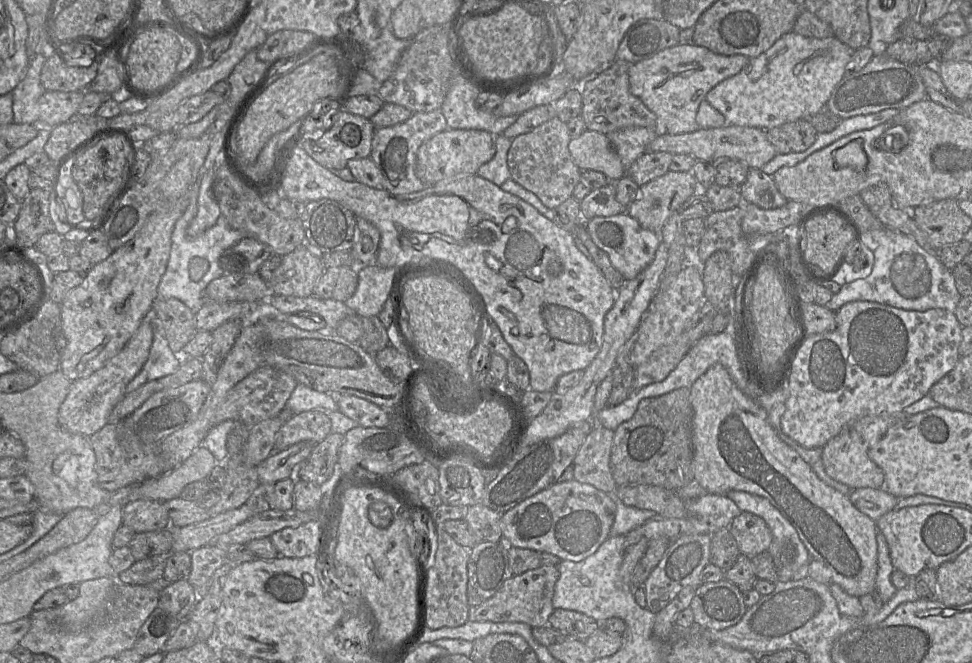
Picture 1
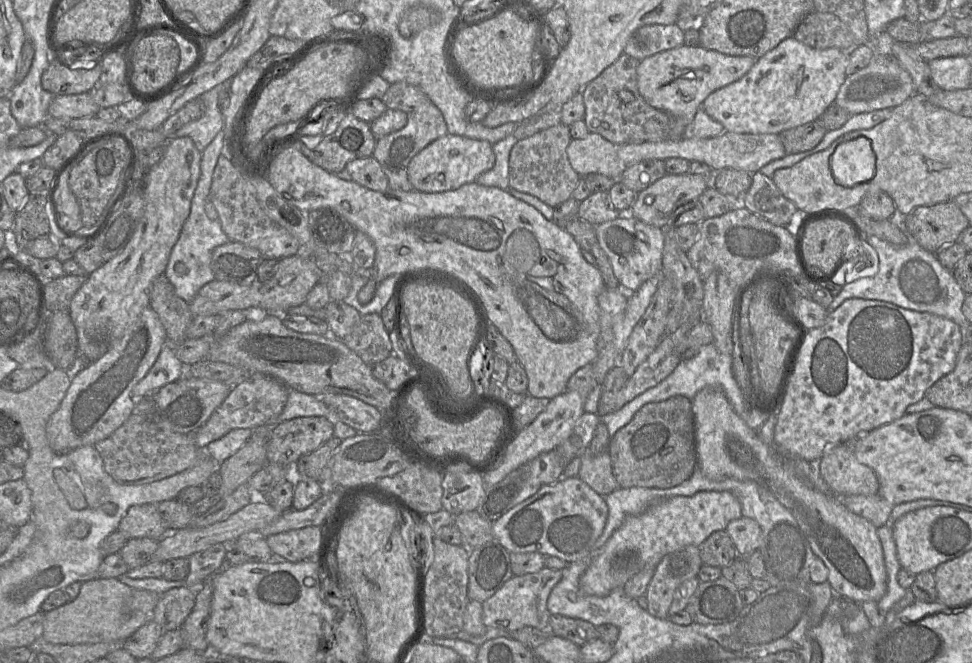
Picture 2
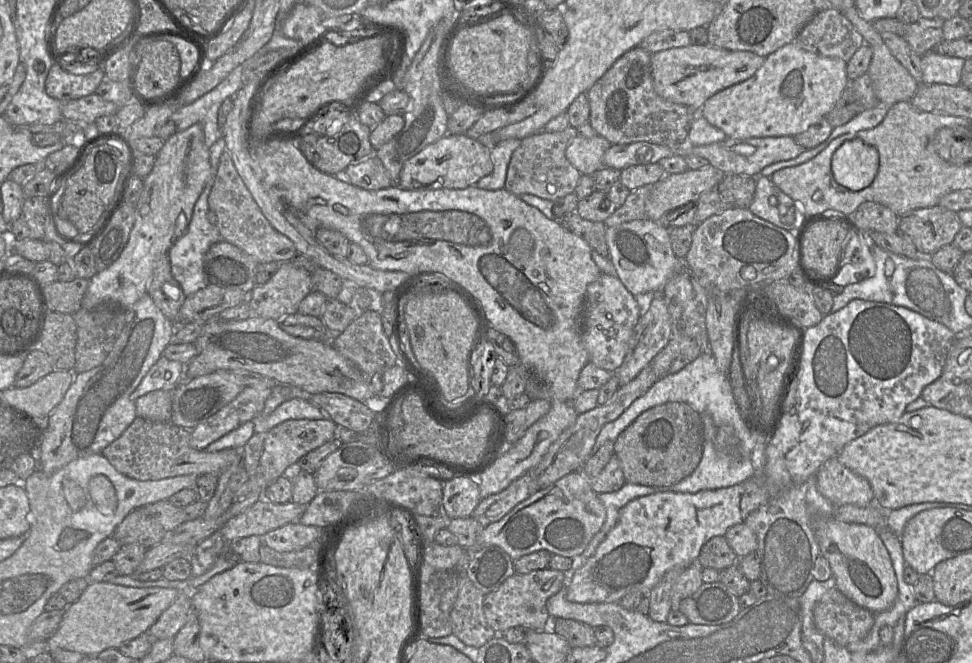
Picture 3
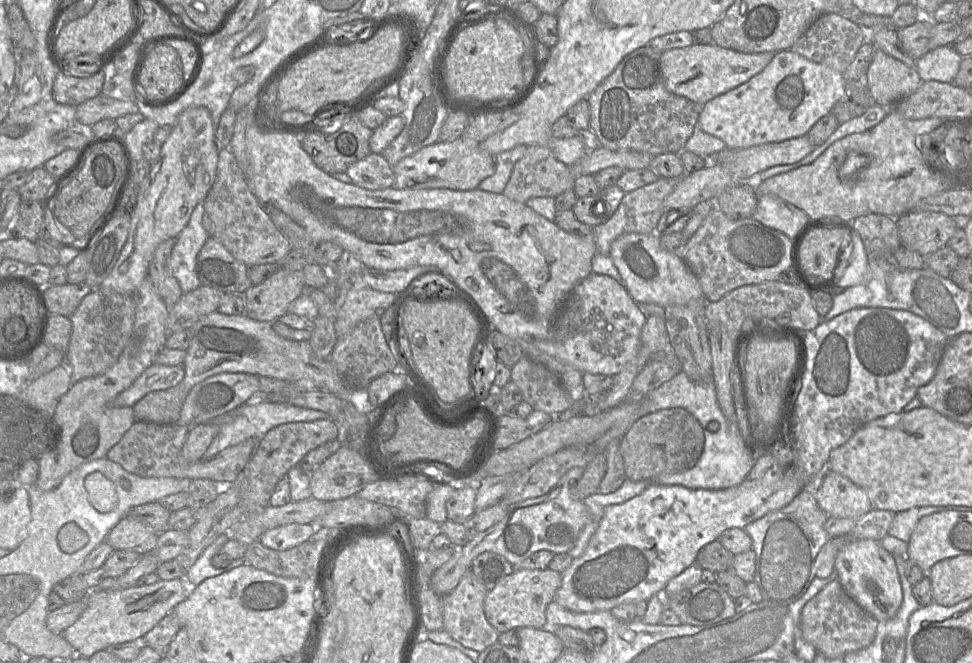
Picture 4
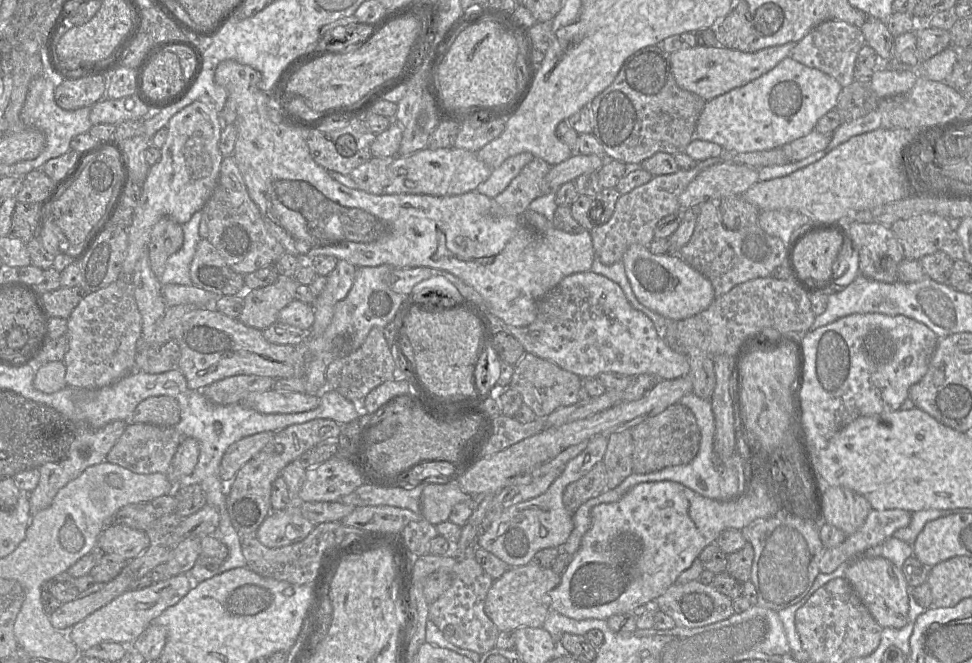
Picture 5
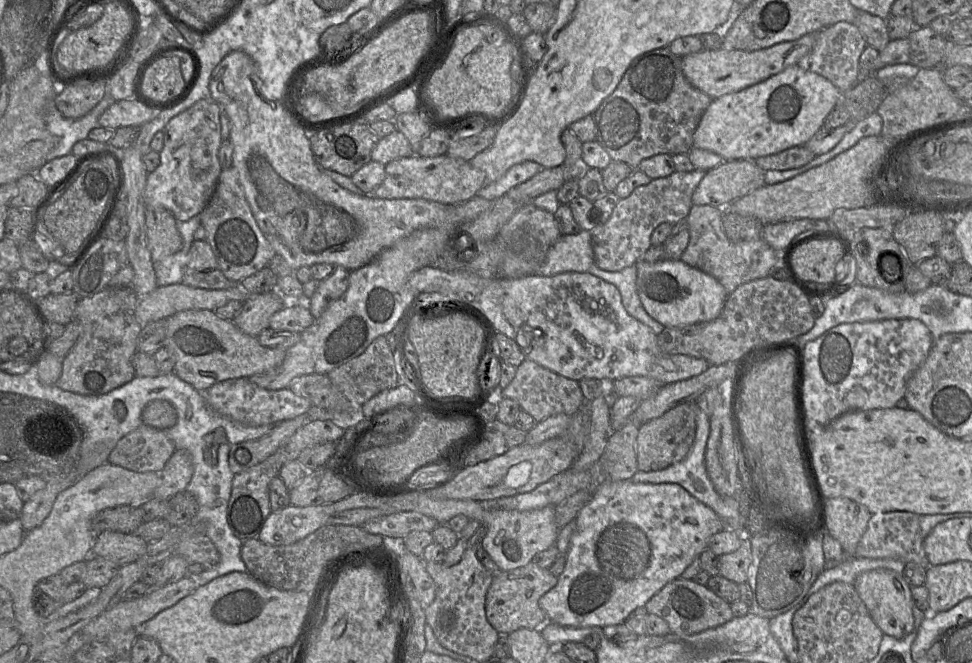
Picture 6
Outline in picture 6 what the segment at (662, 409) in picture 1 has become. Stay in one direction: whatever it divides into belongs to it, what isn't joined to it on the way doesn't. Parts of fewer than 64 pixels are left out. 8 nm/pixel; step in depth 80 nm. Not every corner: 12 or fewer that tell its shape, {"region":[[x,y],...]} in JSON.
{"region":[[696,402],[641,425],[638,470],[685,459],[695,441]]}

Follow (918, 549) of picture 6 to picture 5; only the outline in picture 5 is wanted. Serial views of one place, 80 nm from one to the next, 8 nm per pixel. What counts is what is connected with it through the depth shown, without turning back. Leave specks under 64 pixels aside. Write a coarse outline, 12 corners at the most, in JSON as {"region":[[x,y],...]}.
{"region":[[872,509],[839,545],[824,549],[819,571],[830,574],[909,525],[903,509]]}

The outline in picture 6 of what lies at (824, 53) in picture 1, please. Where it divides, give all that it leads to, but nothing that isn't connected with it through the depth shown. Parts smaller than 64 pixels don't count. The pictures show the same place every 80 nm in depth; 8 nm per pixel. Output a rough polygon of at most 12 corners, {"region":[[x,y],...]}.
{"region":[[792,65],[713,99],[693,147],[724,161],[805,145],[842,99]]}

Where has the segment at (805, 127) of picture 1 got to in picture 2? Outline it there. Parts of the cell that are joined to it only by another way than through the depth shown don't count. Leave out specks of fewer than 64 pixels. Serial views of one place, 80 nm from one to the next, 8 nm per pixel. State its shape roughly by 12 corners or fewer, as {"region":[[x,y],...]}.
{"region":[[815,121],[779,133],[788,154],[816,147],[827,130]]}

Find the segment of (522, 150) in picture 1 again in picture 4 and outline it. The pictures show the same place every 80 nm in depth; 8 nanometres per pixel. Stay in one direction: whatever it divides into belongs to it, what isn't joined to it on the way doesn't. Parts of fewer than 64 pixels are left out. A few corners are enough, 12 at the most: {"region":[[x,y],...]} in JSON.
{"region":[[527,146],[502,194],[524,204],[573,189],[570,167]]}

